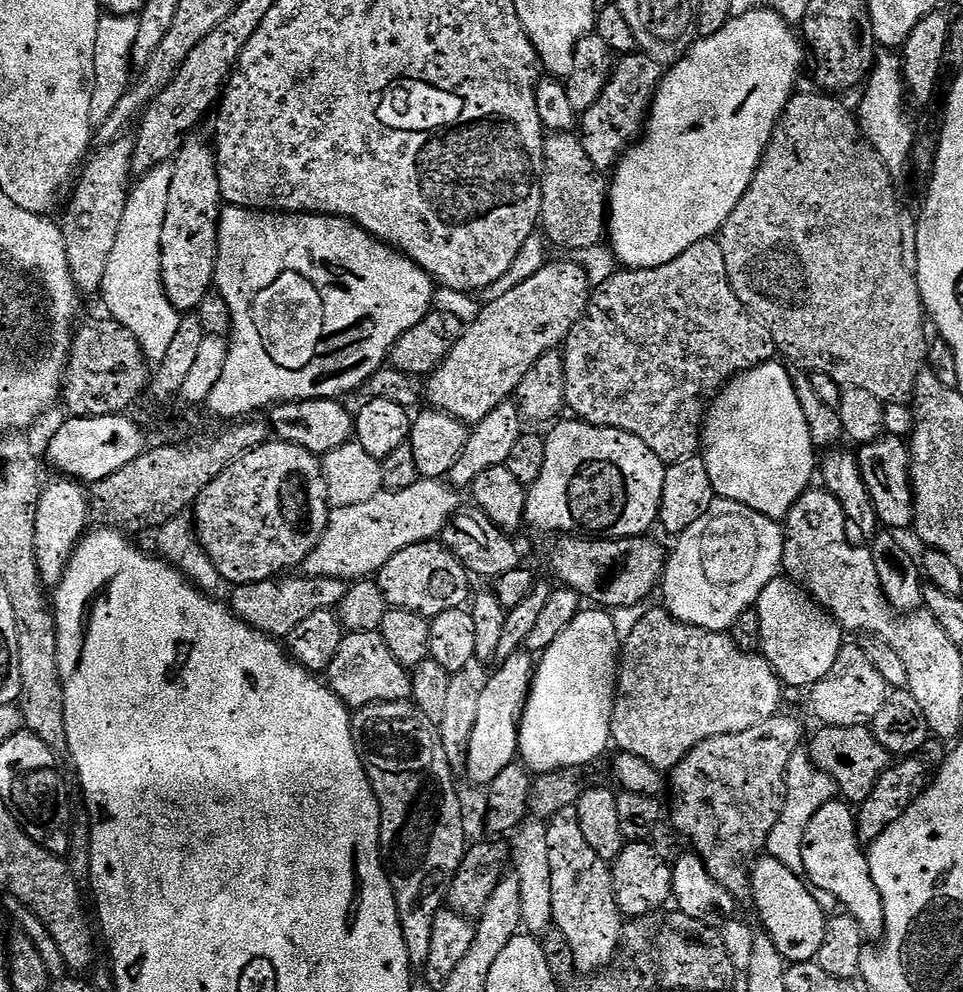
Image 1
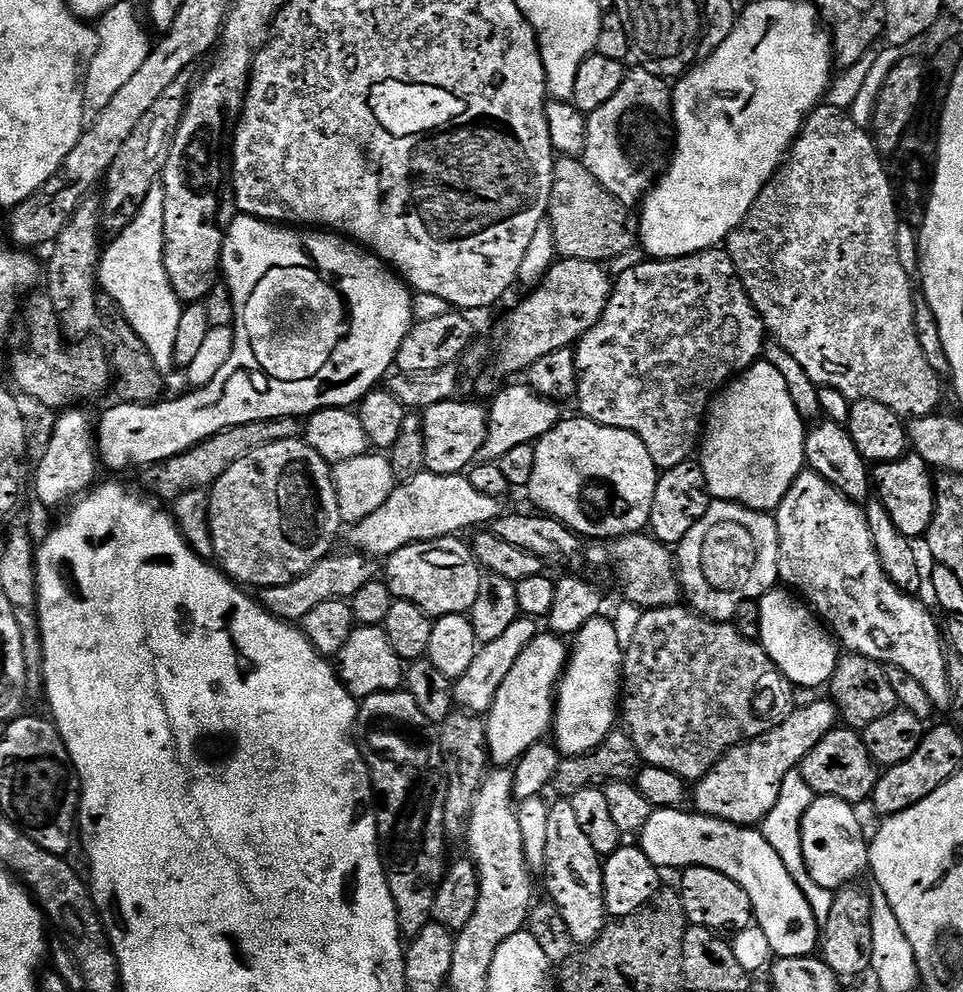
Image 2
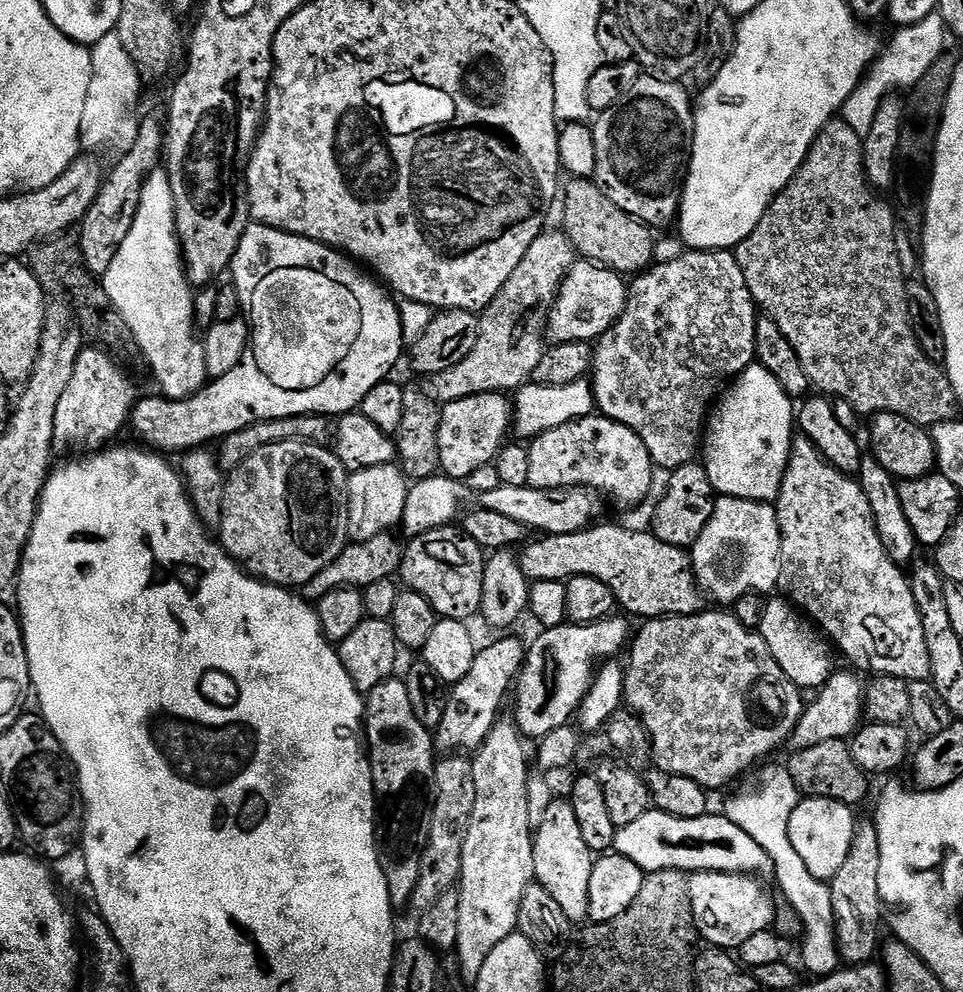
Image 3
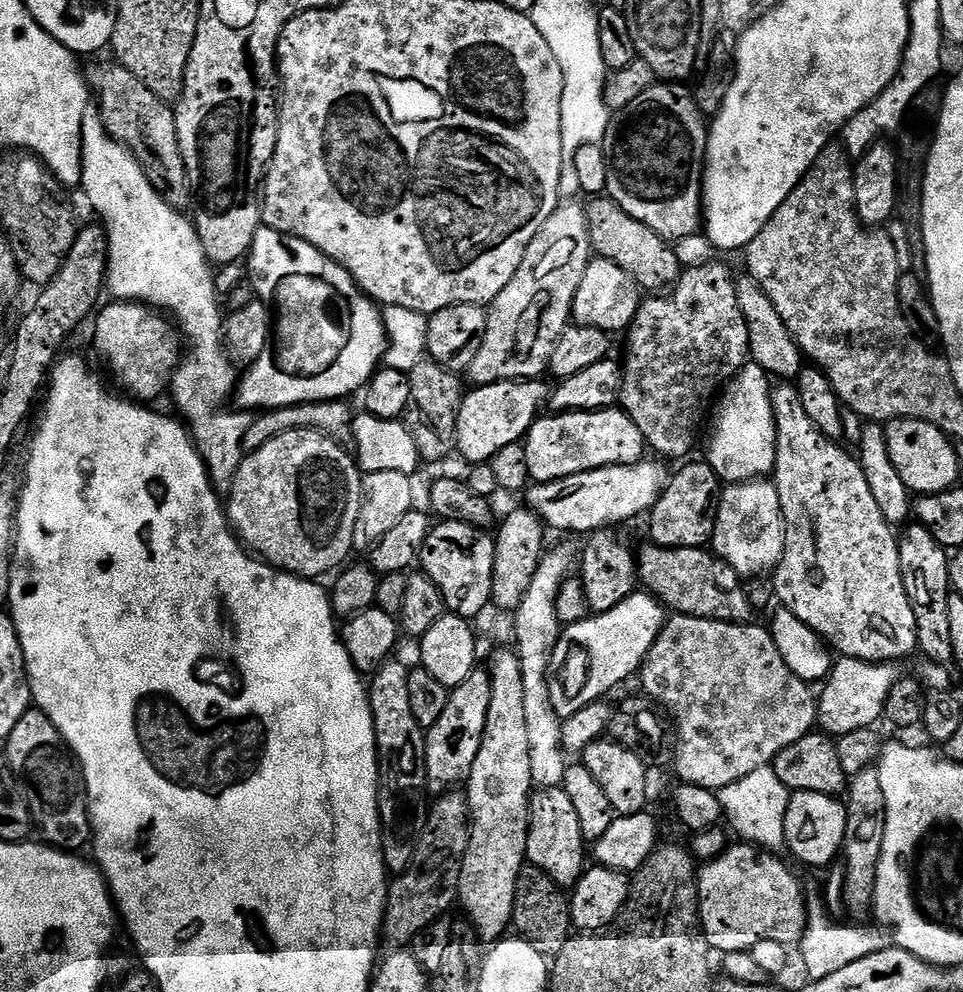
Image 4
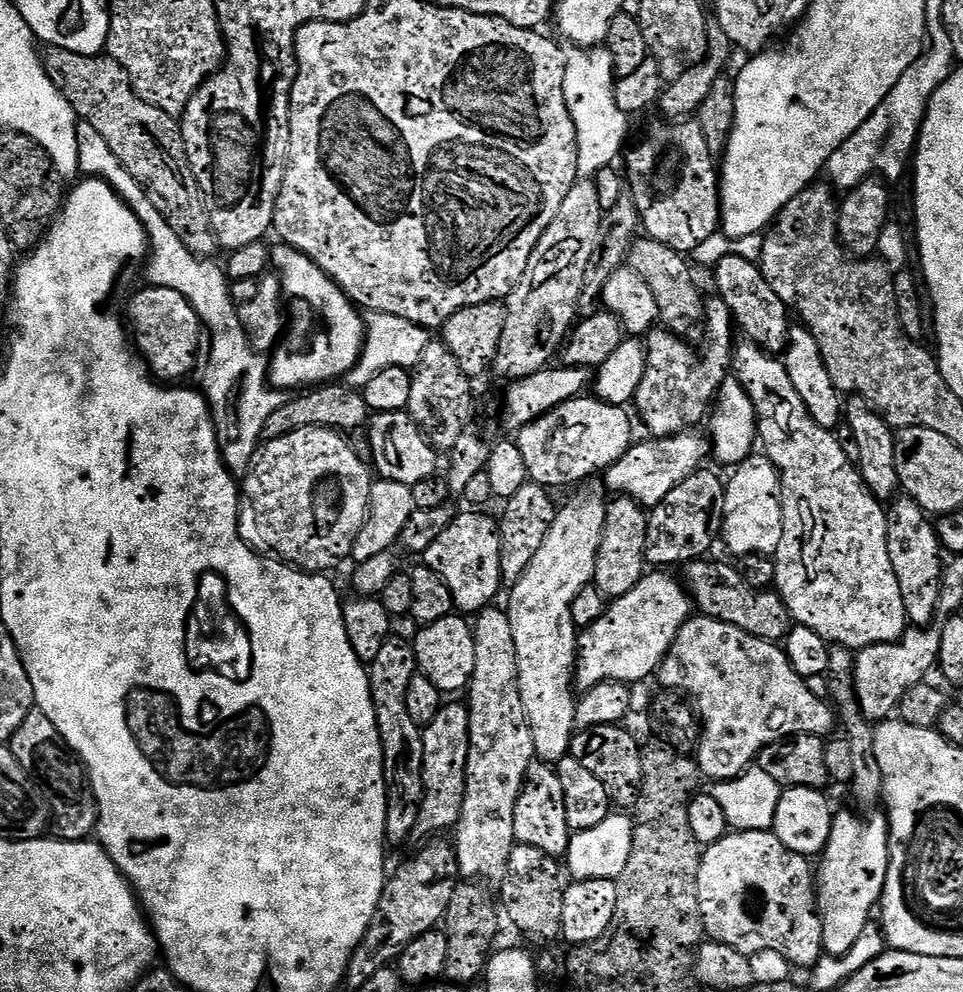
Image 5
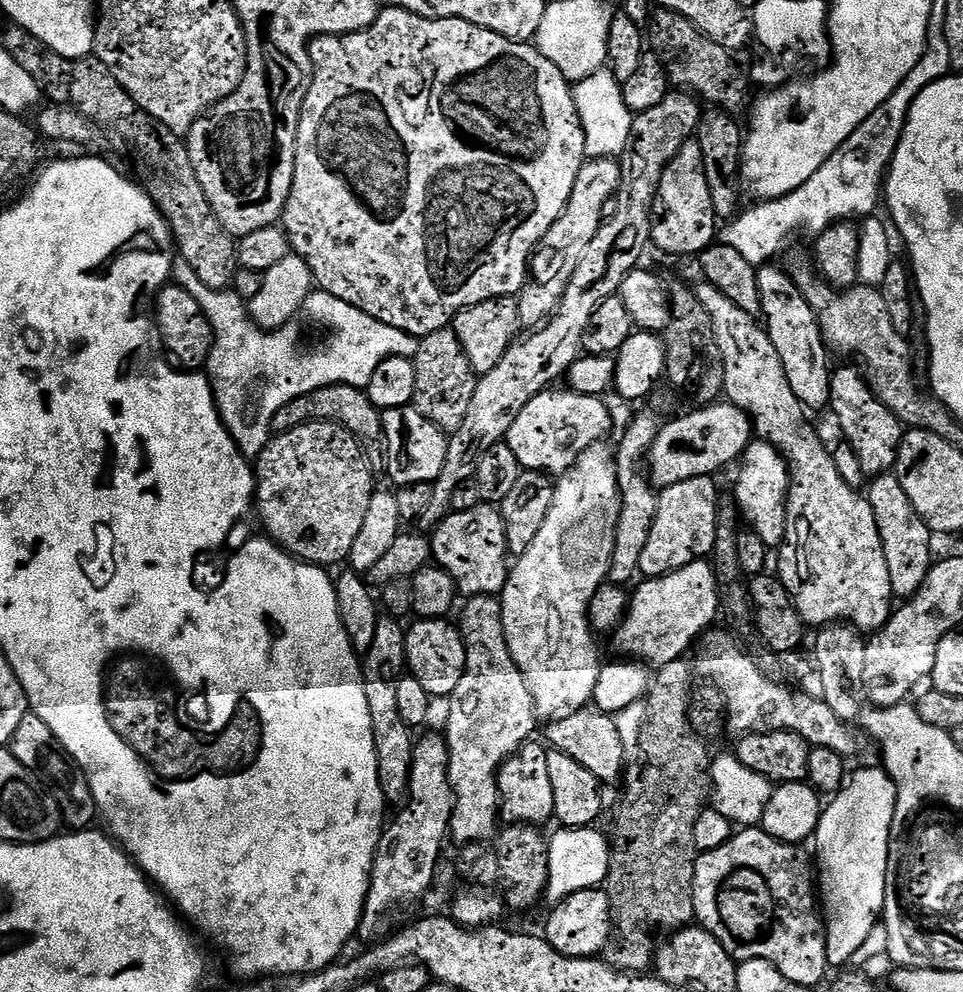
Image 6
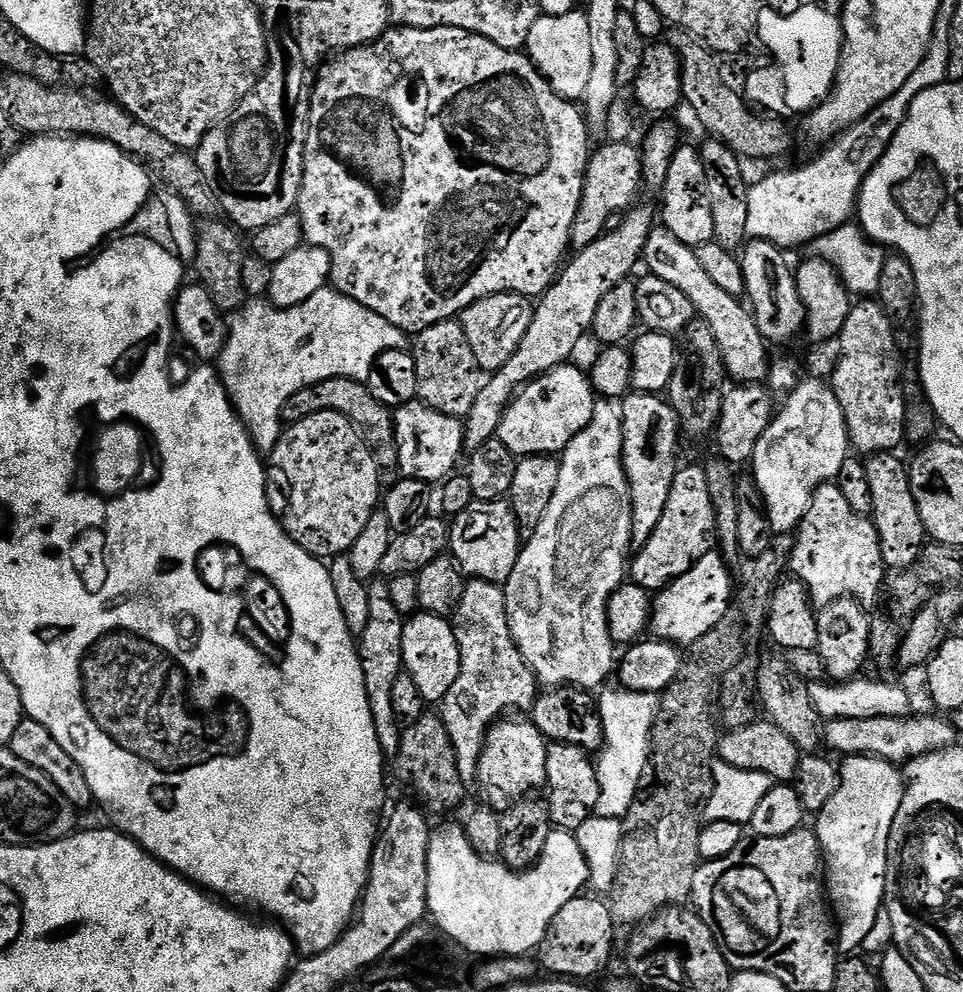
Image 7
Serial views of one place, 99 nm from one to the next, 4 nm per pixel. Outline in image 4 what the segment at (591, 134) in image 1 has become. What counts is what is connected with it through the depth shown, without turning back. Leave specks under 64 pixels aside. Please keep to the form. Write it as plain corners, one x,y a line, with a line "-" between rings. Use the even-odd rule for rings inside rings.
653,82
630,106
609,119
608,133
602,147
606,170
607,195
630,218
650,226
663,240
677,242
692,236
702,228
702,181
704,158
708,146
706,118
698,110
695,95
676,82

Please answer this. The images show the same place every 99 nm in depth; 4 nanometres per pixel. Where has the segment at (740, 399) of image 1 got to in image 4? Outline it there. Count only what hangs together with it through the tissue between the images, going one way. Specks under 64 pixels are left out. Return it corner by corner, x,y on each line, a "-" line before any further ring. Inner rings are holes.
749,362
727,381
719,397
720,405
719,400
715,405
716,417
712,420
706,463
725,485
758,480
767,477
775,469
776,423
772,414
770,386
766,382
765,372
757,364

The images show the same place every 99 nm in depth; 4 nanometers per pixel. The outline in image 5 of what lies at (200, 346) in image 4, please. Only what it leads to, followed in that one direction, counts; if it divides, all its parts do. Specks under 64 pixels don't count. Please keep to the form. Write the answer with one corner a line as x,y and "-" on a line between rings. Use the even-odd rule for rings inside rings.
80,120
76,129
81,173
88,178
105,180
144,223
144,231
148,233
150,241
150,255
146,261
147,283
157,288
178,290
178,294
182,294
190,306
194,306
204,324
208,339
206,356
212,361
204,368
202,395
212,410
212,424
216,427
216,441
224,464
233,477
243,478
248,475
256,450
262,443
266,422
270,414
274,414
274,410
284,404
285,393
273,387
266,371
265,357
253,352
249,345
238,306
232,300
230,281
225,269
221,265
219,268
215,259
198,257
182,244
182,238
178,238
178,234
170,230
166,218
154,210
154,202
146,198
142,186
138,186
122,162
114,158
114,150
106,146
106,138
102,138
102,134
98,134
90,122

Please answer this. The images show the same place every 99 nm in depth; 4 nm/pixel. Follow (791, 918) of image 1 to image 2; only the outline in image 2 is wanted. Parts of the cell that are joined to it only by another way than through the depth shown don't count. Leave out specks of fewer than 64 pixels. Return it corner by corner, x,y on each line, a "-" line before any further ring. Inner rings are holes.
683,807
656,808
653,811
650,822
646,822
644,829
638,833
638,846
644,851
646,858
650,858
650,862
654,862
656,867
661,870
667,870
667,868
683,870
694,867
716,868
722,874
726,874
726,878
738,882
742,886
742,890
746,890
752,903
755,927
760,928
762,934
766,934
773,957
802,958
813,955
821,943
822,924
816,920
810,902
793,880
789,878
760,880
760,872
756,869
756,843
758,845
761,843
761,833
752,826
725,824
724,821
713,816
701,816
695,810
684,811

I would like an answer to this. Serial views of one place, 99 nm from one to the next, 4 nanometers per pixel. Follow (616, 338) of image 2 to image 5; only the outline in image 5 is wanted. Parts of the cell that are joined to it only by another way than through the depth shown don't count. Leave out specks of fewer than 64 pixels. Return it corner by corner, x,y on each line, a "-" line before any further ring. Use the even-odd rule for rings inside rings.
709,299
706,304
708,341
700,356
688,342
678,342
667,330
653,330
646,336
648,365
642,374
642,382
636,391
634,408
640,411
644,424
653,437
677,436
679,432
695,429
695,424
705,423
710,405
715,401
716,391
729,375
734,351
734,321
724,301

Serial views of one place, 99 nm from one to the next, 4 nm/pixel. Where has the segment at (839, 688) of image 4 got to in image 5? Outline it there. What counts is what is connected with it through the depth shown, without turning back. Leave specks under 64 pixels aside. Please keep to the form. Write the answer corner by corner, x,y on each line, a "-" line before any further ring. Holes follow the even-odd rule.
909,627
895,644
872,644
861,648
856,657
856,697
860,711
870,722
883,722
900,707
900,699
914,686
925,683
928,671
935,669
940,655
940,628

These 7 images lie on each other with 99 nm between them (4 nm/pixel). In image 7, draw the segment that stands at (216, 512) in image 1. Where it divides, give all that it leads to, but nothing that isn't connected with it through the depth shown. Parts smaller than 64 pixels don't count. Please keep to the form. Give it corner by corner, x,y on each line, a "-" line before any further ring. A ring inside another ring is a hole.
337,412
310,414
280,433
278,446
267,457
268,505
284,527
284,532
302,550
317,558
335,558
351,553
358,534
378,510
382,500
381,470
372,452
364,444
356,425

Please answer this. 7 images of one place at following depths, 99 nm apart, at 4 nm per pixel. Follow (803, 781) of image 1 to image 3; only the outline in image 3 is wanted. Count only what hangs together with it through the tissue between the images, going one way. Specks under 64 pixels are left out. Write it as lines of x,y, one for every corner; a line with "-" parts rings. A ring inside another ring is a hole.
772,764
769,768
759,769
760,777
756,784
749,786
745,792
732,796
728,800
726,815
734,826
738,826
760,847
761,853
772,859
772,868
776,871
776,884
785,896
787,907
792,908
799,917
802,933
802,960
811,975
831,975
834,968
826,964
826,934
828,938
828,886
825,881
813,878
806,862
794,850
794,842
790,842
790,814
800,805
802,793
800,787
790,778
787,767

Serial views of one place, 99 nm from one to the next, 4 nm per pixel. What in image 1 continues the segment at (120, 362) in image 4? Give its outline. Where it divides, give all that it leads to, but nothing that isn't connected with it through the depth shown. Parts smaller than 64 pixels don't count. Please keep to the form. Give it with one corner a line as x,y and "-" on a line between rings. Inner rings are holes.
56,478
60,480
47,481
38,502
38,514
34,514
34,552
38,558
38,572
45,589
54,590
62,582
68,564
76,553
90,521
90,492
81,481
71,478

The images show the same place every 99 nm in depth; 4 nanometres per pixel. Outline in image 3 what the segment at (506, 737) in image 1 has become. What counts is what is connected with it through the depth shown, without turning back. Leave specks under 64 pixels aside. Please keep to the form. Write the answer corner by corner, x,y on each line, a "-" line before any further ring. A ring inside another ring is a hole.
616,619
599,620
597,624
590,625
565,622
557,628
543,629
539,633
541,636
530,644
524,658
524,667
514,681
514,723
525,737
542,738
565,727
571,721
568,719
571,716
573,719
579,713
581,704
592,688
598,665
616,658
629,643
629,621

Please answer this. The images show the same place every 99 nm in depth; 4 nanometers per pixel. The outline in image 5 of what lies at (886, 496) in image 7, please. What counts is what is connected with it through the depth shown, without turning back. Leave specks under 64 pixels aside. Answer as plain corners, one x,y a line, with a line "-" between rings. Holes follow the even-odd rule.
900,494
887,505
888,533
886,542
890,550
890,566
898,578
902,602
906,606
909,625
928,626
937,619
940,607
940,590
946,567
945,557
940,557
942,545
936,525
918,502

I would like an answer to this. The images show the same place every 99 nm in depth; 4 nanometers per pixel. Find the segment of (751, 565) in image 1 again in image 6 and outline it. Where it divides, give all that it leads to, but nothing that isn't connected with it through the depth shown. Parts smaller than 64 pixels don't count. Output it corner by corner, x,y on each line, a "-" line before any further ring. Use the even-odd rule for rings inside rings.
757,439
748,445
742,457
744,469
736,480
734,495
743,523
762,538
769,546
779,546
784,542
788,529
788,486
790,473
788,461
767,440

